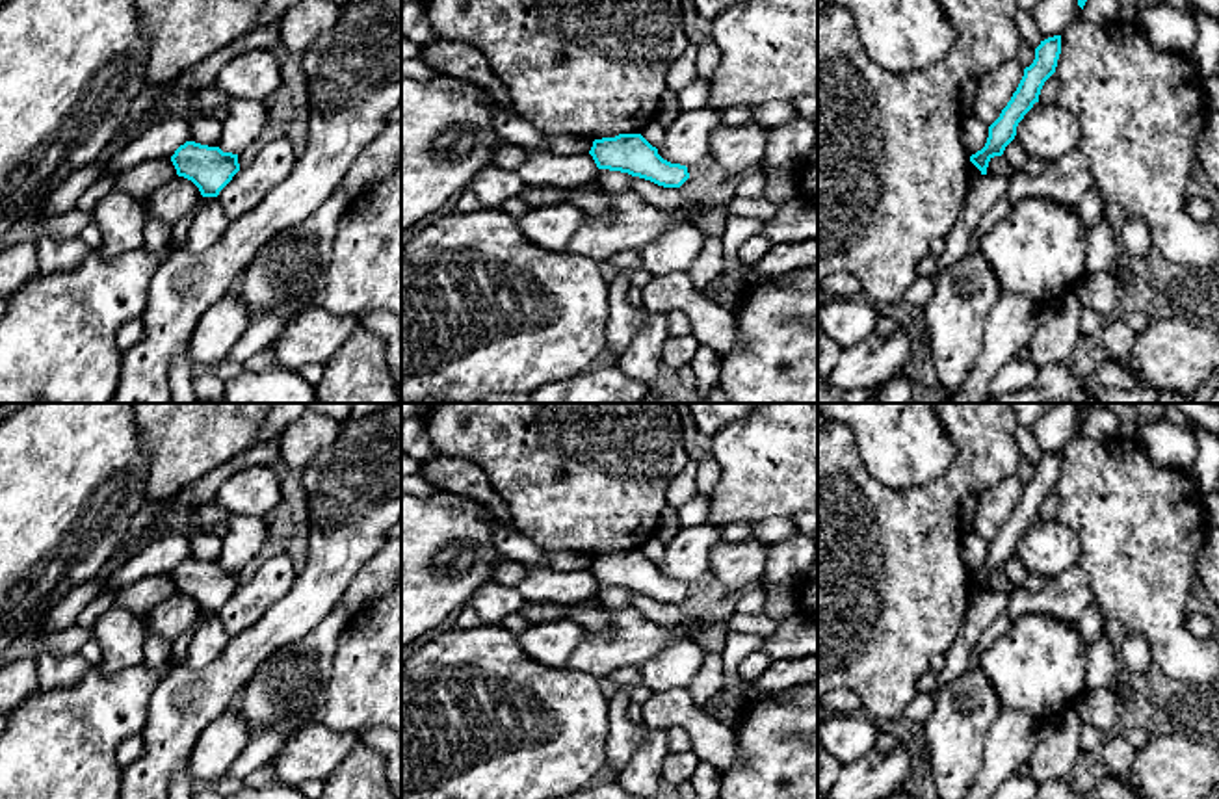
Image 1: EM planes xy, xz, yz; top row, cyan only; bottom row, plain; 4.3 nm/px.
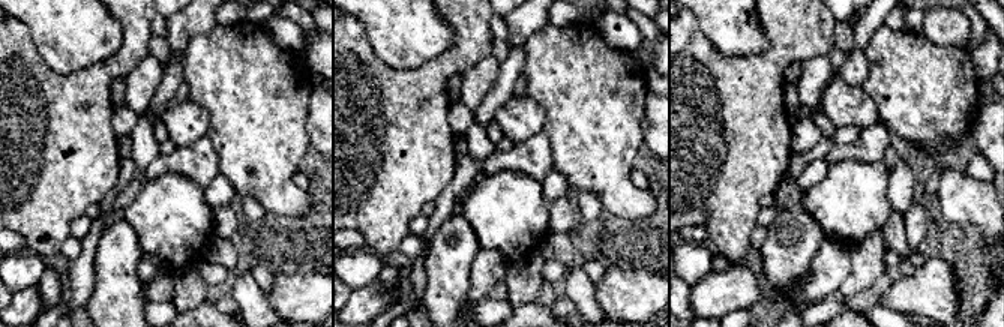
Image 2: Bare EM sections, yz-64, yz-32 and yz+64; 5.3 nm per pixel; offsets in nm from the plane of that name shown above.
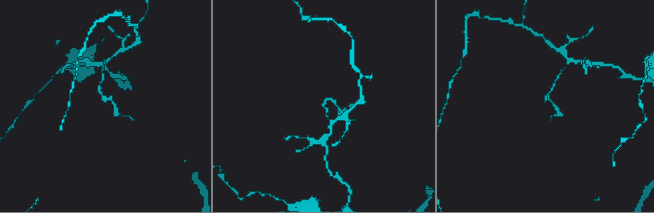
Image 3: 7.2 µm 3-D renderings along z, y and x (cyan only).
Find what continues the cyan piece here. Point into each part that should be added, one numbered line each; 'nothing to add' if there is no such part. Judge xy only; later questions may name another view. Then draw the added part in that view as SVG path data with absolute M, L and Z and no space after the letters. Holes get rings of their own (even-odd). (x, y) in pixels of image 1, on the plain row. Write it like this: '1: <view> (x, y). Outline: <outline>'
nothing to add

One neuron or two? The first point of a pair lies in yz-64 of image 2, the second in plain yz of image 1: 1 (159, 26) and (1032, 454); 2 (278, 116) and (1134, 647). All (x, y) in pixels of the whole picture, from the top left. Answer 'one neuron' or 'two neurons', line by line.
1: one neuron
2: two neurons

